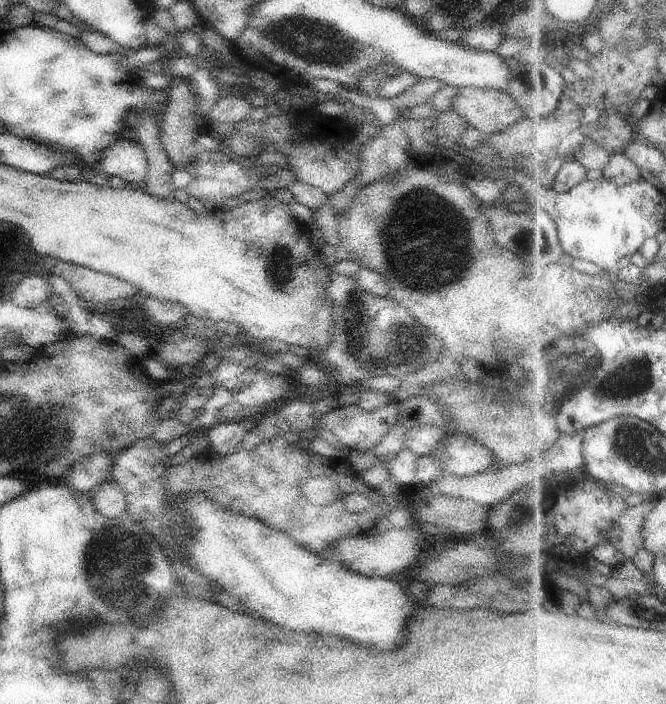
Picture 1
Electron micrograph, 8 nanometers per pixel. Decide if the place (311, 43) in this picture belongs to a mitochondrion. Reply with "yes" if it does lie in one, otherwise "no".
yes

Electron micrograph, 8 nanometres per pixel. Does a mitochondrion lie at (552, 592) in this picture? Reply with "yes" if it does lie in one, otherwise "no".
no

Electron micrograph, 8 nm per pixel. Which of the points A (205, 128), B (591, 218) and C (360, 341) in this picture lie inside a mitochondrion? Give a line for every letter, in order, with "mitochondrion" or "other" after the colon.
A: other
B: mitochondrion
C: mitochondrion

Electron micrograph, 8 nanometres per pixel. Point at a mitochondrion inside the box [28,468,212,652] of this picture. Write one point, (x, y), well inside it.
(109, 556)

